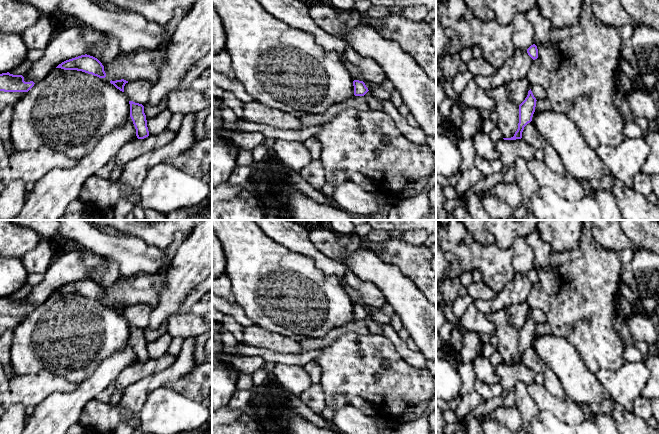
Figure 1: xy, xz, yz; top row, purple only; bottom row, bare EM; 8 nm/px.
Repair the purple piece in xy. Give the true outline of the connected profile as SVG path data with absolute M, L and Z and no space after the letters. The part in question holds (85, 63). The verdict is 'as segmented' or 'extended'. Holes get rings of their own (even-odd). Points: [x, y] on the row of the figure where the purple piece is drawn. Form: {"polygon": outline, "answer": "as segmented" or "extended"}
{"polygon": "M87 54L66 60L59 64L56 68L82 71L99 78L106 77L102 63L97 58Z", "answer": "as segmented"}

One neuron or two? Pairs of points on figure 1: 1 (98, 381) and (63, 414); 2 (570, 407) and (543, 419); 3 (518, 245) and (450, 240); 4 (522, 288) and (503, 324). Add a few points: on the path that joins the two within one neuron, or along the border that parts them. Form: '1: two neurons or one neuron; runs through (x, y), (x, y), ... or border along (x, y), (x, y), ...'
1: one neuron; runs through (89, 389), (72, 405)
2: two neurons; border along (539, 410), (551, 412), (558, 419), (566, 423)
3: two neurons; border along (510, 248), (514, 271)
4: two neurons; border along (503, 307), (486, 315)

